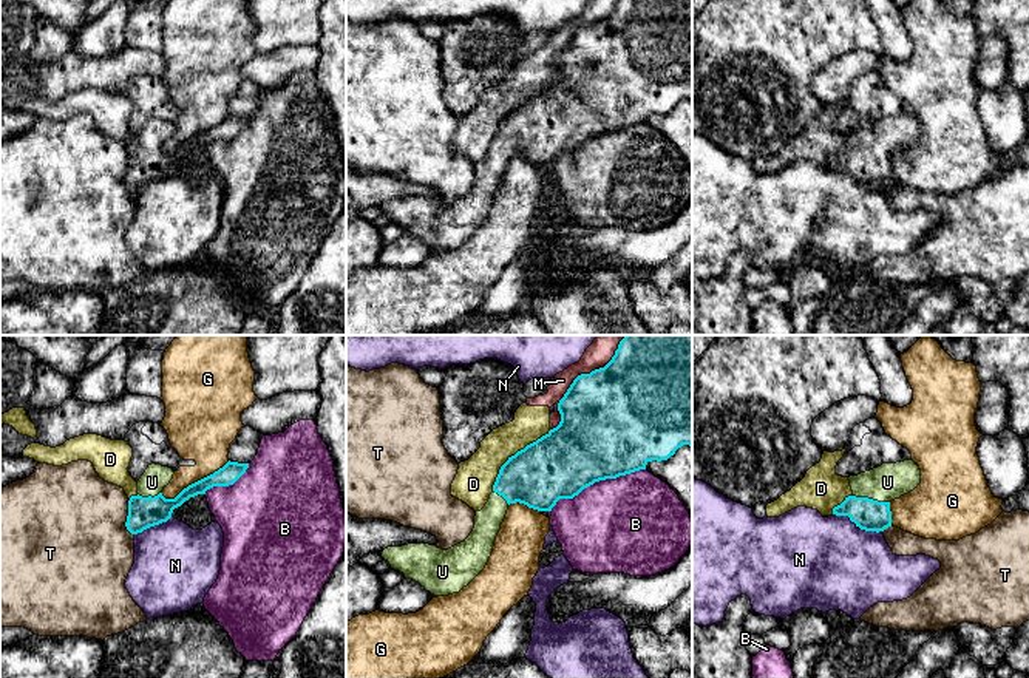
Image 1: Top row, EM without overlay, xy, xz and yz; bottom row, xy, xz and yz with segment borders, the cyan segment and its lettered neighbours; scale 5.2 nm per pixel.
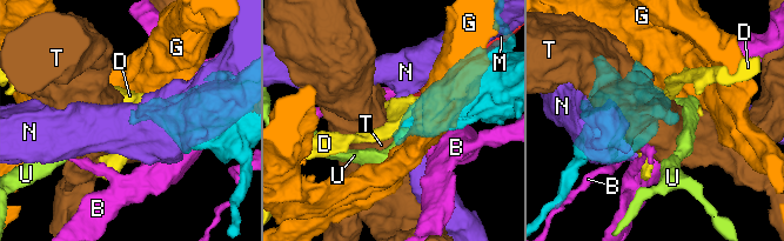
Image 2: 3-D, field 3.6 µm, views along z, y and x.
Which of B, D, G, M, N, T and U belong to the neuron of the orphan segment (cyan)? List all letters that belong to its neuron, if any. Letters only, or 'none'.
U

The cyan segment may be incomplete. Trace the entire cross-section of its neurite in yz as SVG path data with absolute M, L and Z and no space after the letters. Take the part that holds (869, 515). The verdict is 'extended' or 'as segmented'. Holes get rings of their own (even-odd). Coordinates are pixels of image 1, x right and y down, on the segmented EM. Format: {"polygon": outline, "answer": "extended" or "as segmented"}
{"polygon": "M913 460L882 463L848 480L853 494L834 507L833 514L848 516L861 530L879 533L891 527L890 502L921 483L921 470Z", "answer": "extended"}

